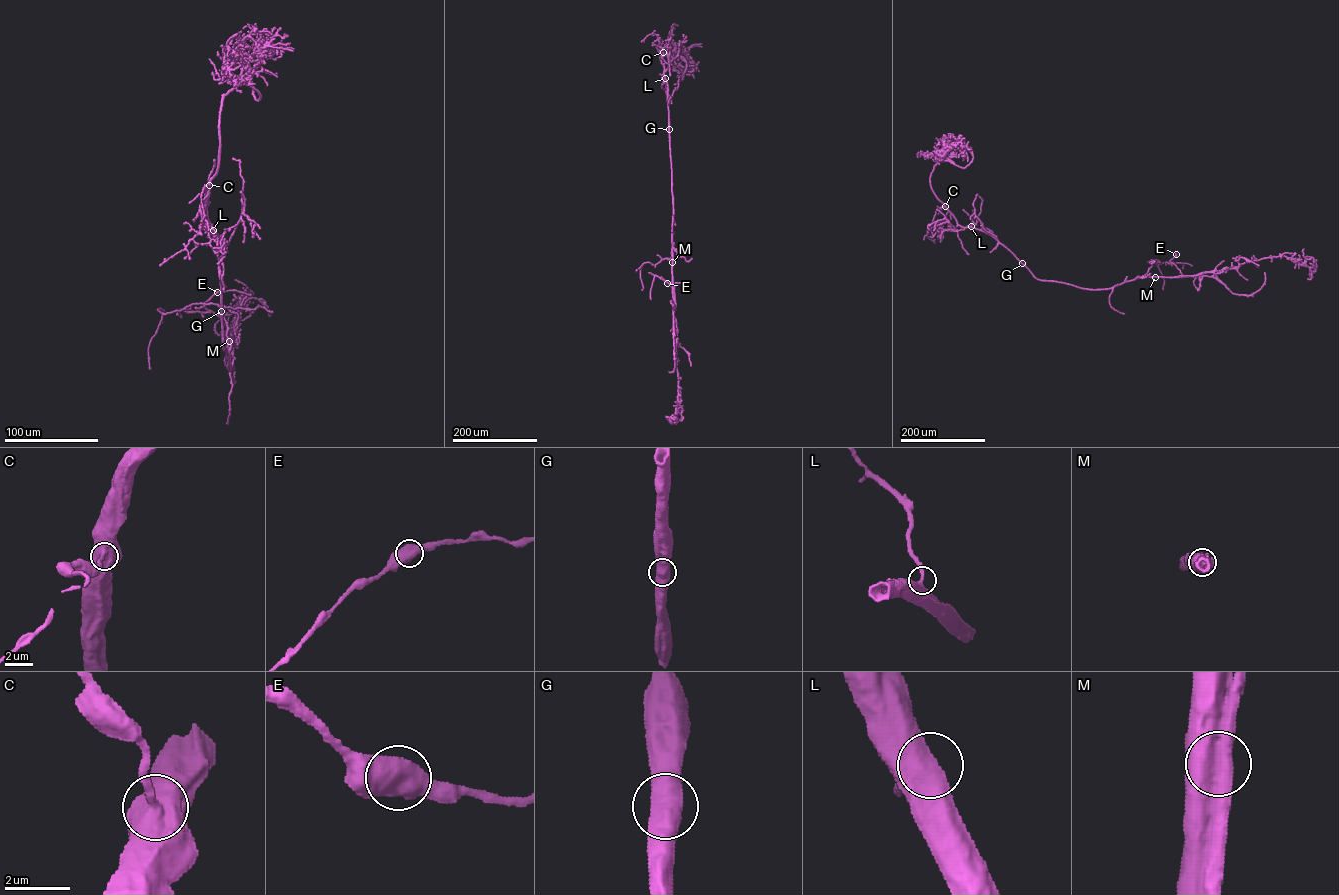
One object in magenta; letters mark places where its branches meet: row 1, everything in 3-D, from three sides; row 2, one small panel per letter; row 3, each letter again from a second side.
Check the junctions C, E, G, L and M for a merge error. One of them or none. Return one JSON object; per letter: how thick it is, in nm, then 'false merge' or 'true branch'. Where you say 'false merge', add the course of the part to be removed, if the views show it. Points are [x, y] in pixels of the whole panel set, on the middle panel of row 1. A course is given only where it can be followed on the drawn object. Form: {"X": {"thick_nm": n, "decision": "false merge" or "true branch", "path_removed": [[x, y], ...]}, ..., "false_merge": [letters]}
{"C": {"thick_nm": 550, "decision": "true branch"}, "E": {"thick_nm": 750, "decision": "true branch"}, "G": {"thick_nm": 650, "decision": "true branch"}, "L": {"thick_nm": 480, "decision": "true branch"}, "M": {"thick_nm": 700, "decision": "false merge", "path_removed": [[672, 262], [675, 365], [673, 371], [669, 371]]}, "false_merge": ["M"]}

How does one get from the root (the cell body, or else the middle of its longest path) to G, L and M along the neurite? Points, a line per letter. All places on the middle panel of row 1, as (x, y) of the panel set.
G: (680, 76), (683, 79), (686, 62), (668, 37), (661, 62), (667, 86), (669, 129)
L: (680, 76), (683, 79), (686, 62), (668, 37), (661, 61), (665, 78)
M: (680, 76), (683, 79), (686, 62), (668, 37), (661, 62), (668, 88), (672, 262)

